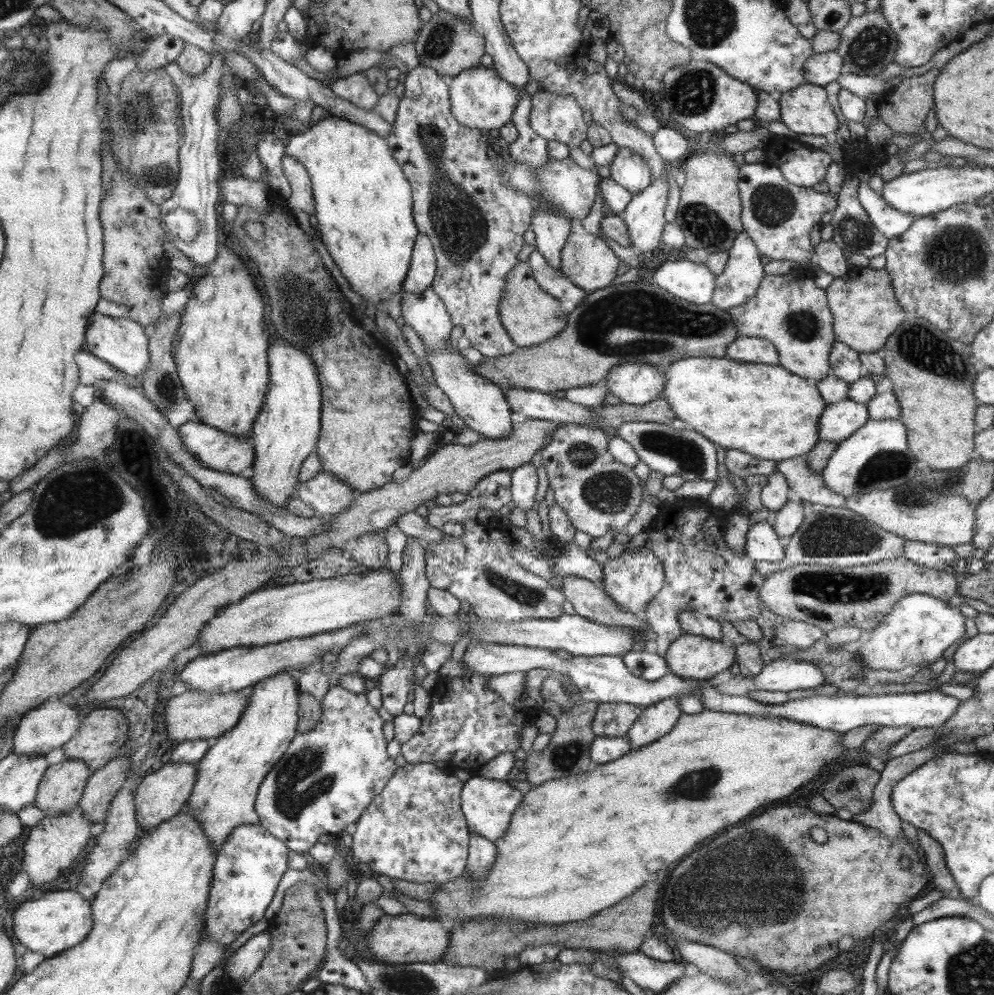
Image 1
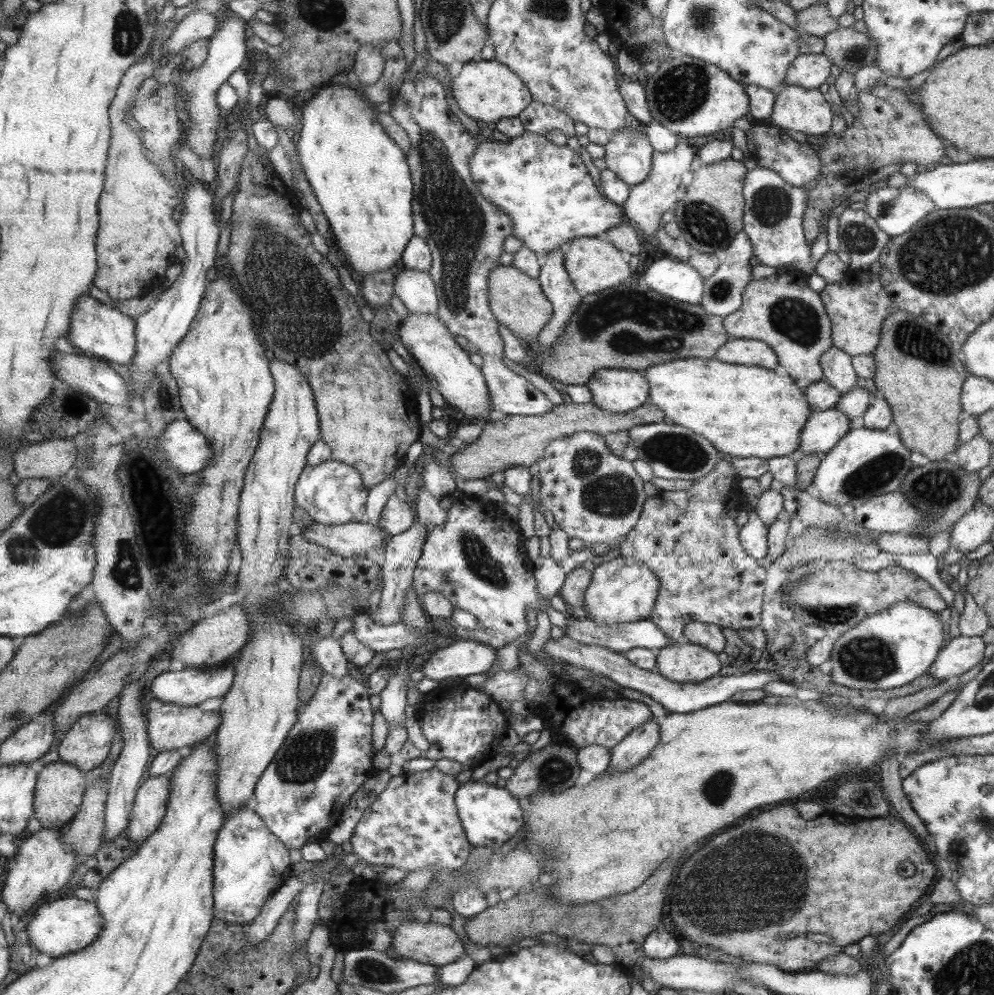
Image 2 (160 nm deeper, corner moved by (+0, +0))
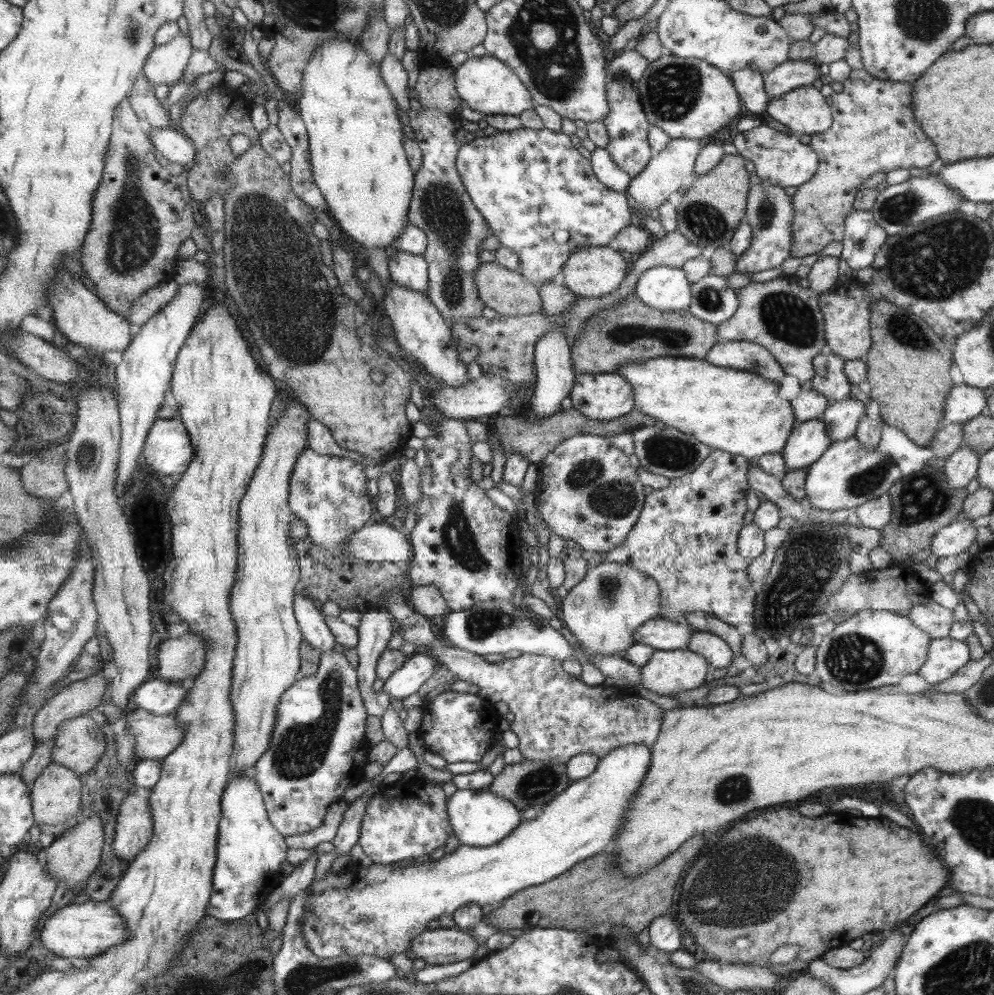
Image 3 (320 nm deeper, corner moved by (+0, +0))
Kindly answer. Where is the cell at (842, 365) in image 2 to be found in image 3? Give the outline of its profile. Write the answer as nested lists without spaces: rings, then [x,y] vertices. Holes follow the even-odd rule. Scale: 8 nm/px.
[[[825,345],[820,354],[813,358],[815,376],[806,387],[825,397],[829,403],[847,399],[851,385],[847,383],[847,378],[843,374],[843,362],[839,356],[829,351],[829,346]]]

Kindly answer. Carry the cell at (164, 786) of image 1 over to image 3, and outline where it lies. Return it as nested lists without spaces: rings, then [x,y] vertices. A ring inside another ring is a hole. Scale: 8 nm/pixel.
[[[136,793],[123,803],[116,829],[115,850],[117,856],[127,863],[133,863],[153,836],[152,808],[149,798],[140,798]]]

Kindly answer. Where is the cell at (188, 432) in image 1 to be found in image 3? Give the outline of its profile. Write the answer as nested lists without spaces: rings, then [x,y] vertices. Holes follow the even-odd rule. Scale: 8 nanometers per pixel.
[[[177,415],[168,419],[157,419],[153,422],[152,429],[149,430],[144,444],[144,456],[147,466],[157,473],[157,476],[171,474],[182,474],[189,466],[193,458],[191,441],[188,438],[188,431],[185,430],[184,423]]]

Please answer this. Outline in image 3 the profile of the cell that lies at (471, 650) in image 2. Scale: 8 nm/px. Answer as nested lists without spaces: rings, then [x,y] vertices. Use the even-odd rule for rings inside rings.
[[[417,651],[395,673],[387,677],[381,688],[389,698],[401,701],[407,696],[417,695],[419,686],[439,667],[435,657],[424,651]]]

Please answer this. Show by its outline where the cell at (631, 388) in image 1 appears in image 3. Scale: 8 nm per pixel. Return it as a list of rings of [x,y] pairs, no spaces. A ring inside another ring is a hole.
[[[574,373],[569,398],[571,408],[597,421],[615,421],[636,406],[632,384],[617,373]]]

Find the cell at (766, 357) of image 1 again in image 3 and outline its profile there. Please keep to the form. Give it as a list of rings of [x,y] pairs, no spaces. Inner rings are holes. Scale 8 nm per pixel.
[[[747,341],[717,343],[703,360],[713,366],[749,371],[775,384],[781,383],[784,372],[773,356],[760,344]]]

